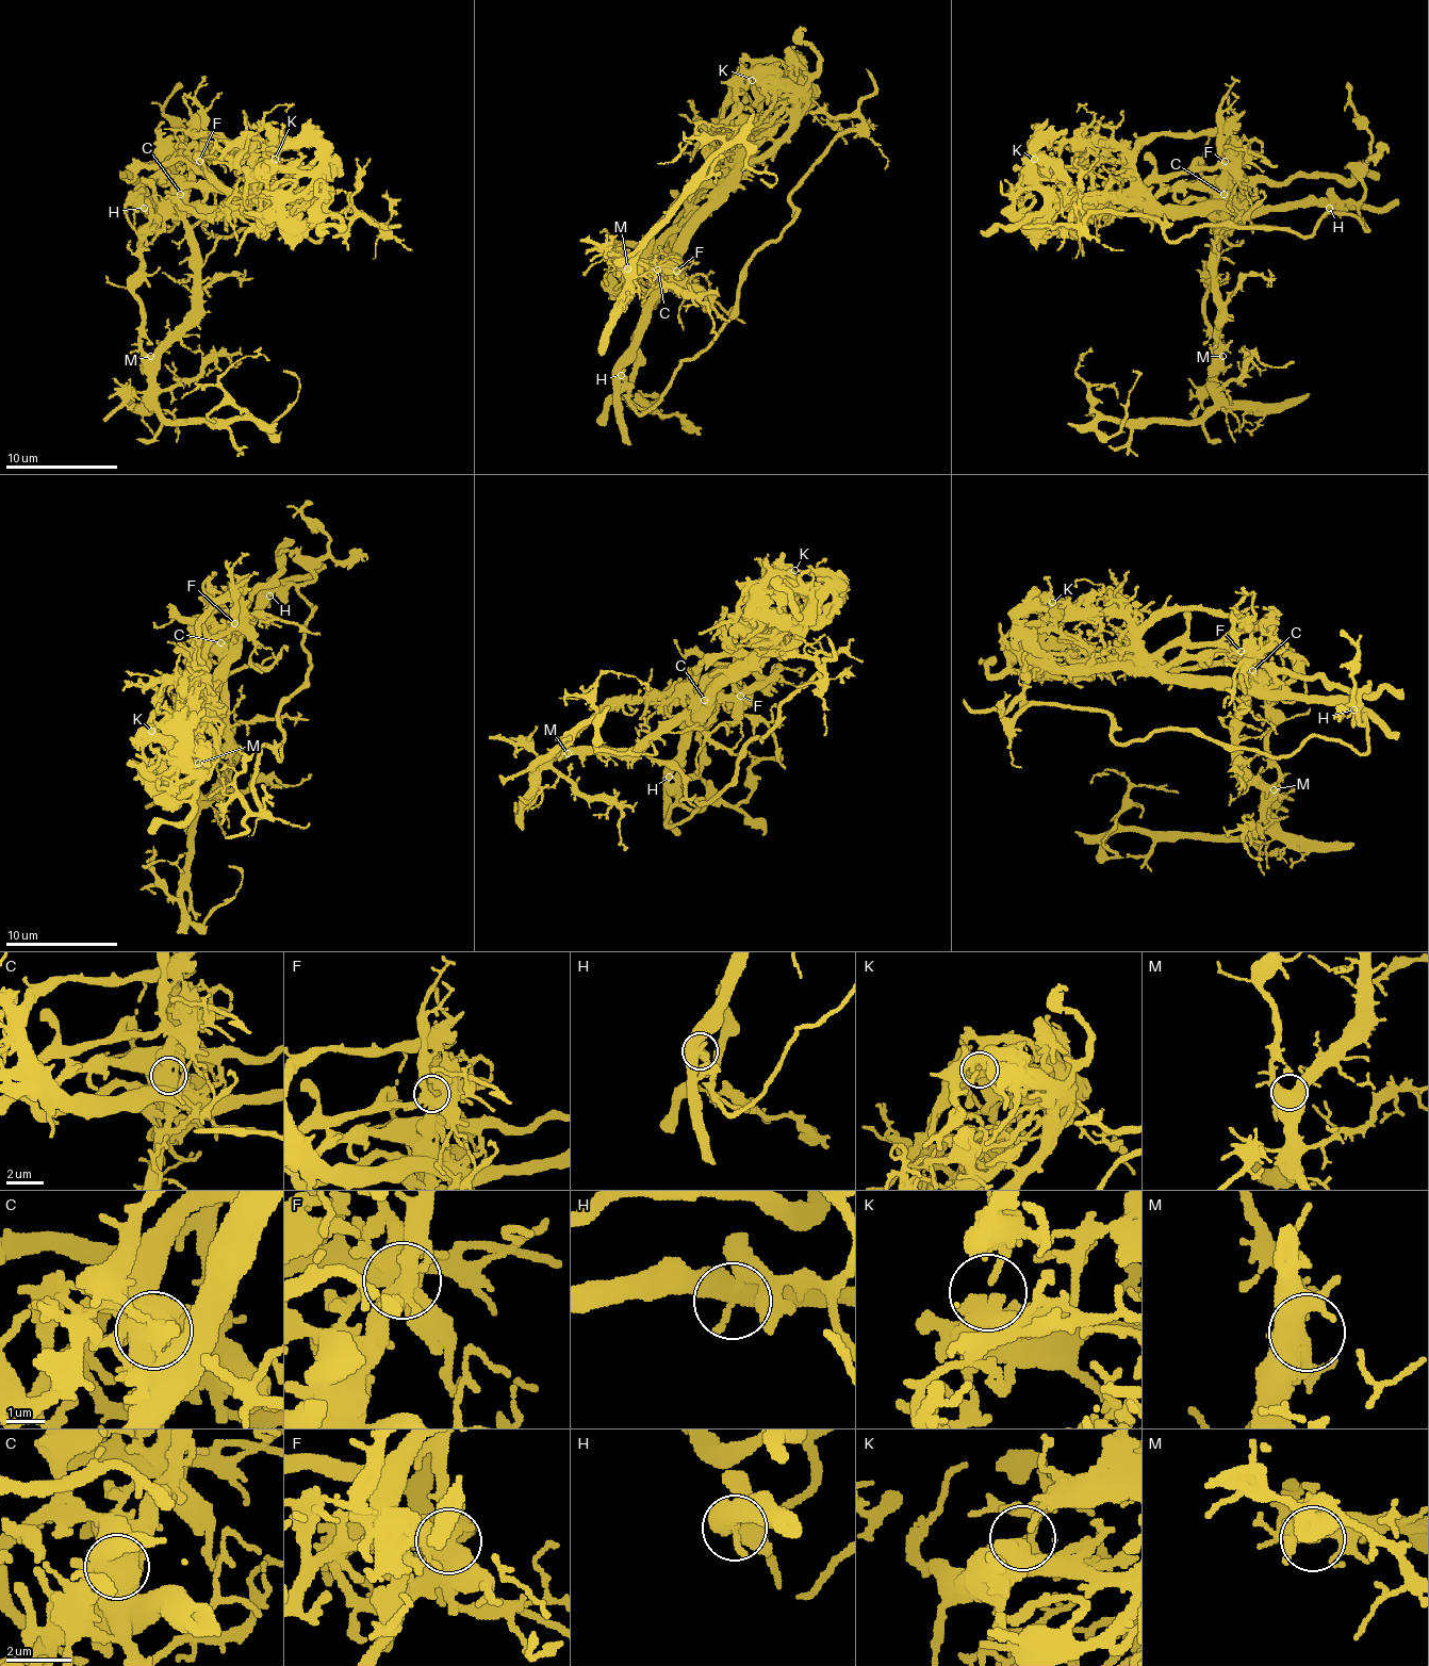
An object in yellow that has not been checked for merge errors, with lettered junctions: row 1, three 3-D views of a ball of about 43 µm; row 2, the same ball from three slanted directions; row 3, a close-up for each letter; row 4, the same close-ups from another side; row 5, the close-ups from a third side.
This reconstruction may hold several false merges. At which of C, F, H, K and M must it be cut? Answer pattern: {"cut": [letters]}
{"cut": ["C", "F", "H"]}

